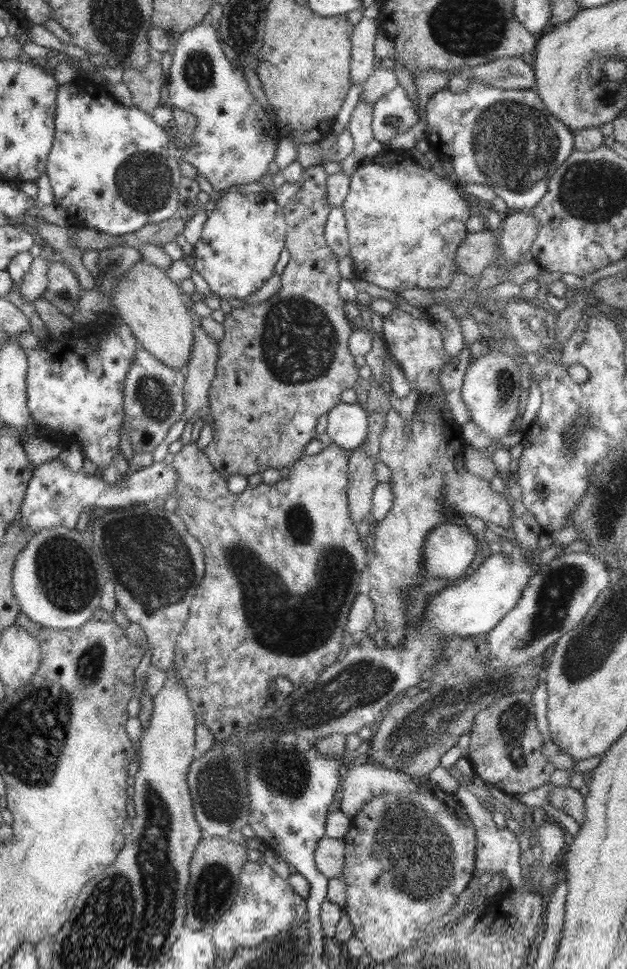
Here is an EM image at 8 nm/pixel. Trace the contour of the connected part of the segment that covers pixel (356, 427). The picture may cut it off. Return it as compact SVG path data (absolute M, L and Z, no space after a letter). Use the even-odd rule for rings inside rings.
M339 403L328 413L328 428L325 433L333 444L342 449L360 448L369 432L368 412L358 403Z

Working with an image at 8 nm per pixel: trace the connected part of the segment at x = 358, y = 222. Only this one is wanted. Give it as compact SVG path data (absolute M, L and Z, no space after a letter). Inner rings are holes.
M386 149L382 154L361 161L349 177L348 196L341 206L355 278L396 293L408 288L440 290L450 286L454 275L461 272L456 266L455 254L468 233L466 221L475 213L460 192L456 181L445 179L434 169L424 169L408 150Z

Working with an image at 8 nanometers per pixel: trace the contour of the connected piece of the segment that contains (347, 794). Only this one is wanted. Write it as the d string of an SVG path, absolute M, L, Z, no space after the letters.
M368 761L364 764L350 765L346 778L342 782L343 798L340 810L348 817L353 817L365 802L381 792L411 793L421 779L392 770L378 763Z

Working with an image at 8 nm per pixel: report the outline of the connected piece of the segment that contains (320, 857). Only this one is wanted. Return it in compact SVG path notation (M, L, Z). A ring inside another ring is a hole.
M322 837L315 848L315 863L326 878L338 878L345 865L345 842L343 839Z

